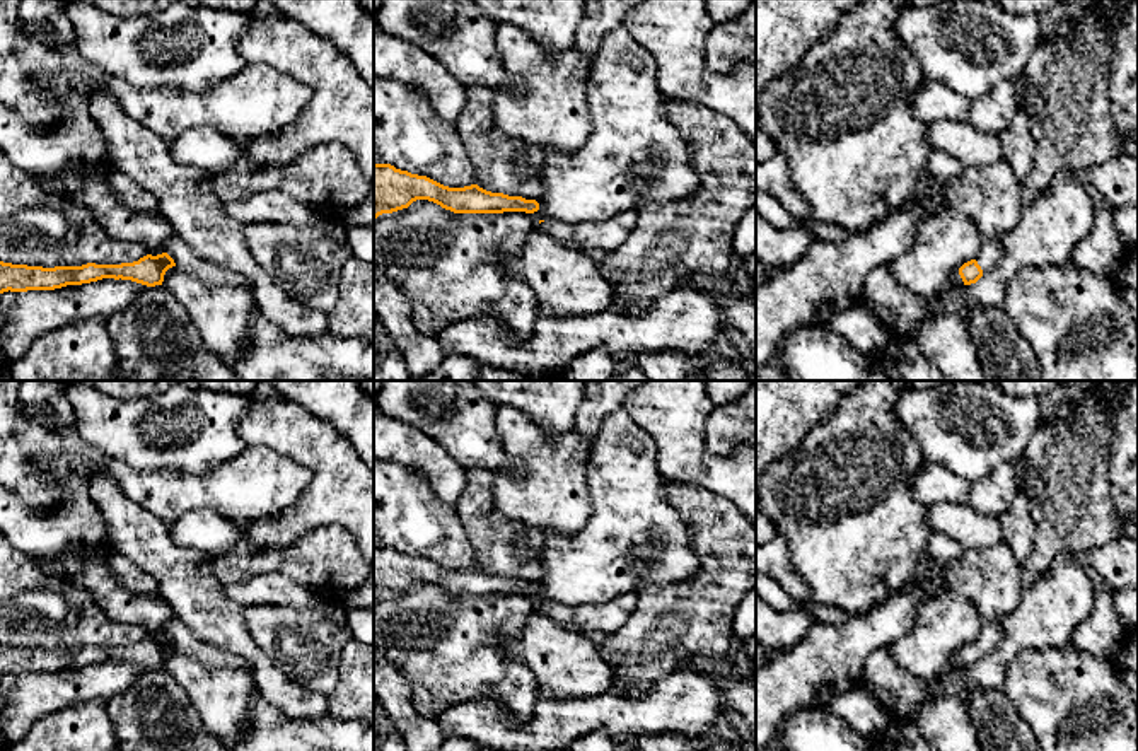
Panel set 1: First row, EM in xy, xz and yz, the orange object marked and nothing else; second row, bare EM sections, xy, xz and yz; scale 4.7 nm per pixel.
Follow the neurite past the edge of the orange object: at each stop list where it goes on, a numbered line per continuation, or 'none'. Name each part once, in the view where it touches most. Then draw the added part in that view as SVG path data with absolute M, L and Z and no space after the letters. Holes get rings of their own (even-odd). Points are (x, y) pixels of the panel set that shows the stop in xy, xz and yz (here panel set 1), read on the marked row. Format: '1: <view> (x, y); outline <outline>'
1: xy (176, 248); outline M174 234L169 239L169 242L164 246L164 253L167 253L174 259L176 268L179 268L189 275L195 275L196 278L200 278L201 282L205 282L208 285L249 287L249 282L244 275L198 258L191 251L188 242L177 234Z

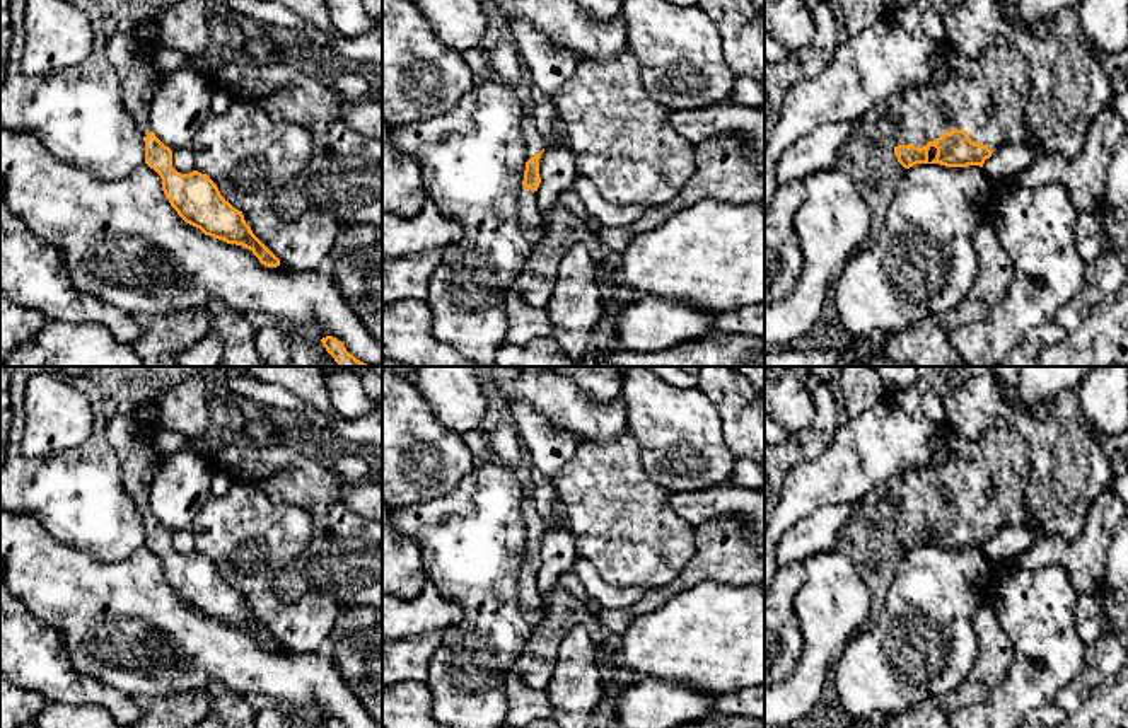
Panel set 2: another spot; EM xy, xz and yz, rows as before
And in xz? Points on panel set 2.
1: xz (534, 144); outline M526 113L524 119L522 119L522 135L526 140L526 157L527 160L531 157L534 157L536 153L539 153L546 145L543 142L543 136L534 123L534 119L531 118L529 113Z

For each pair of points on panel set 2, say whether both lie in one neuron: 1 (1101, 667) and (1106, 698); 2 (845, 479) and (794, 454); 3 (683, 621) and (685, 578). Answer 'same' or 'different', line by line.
1: different
2: different
3: different

